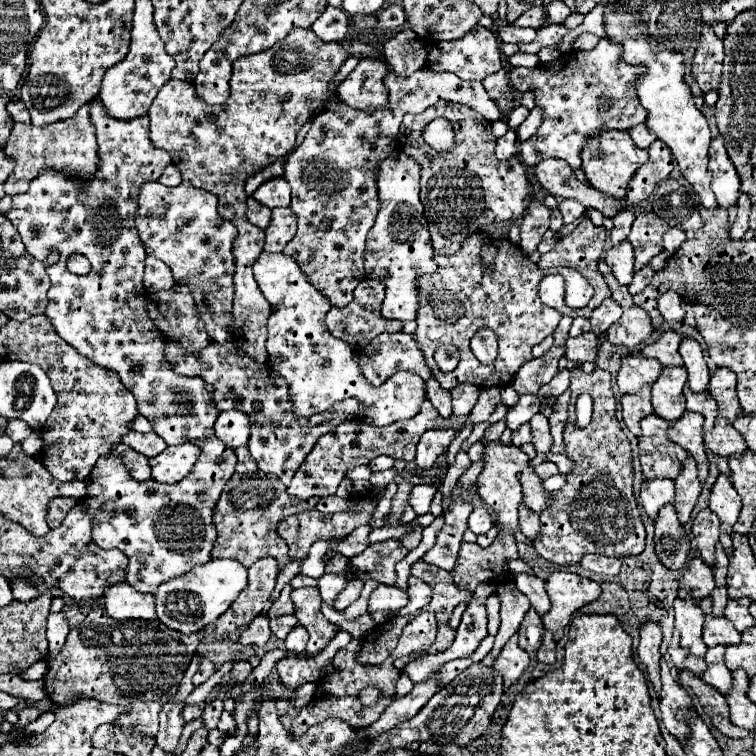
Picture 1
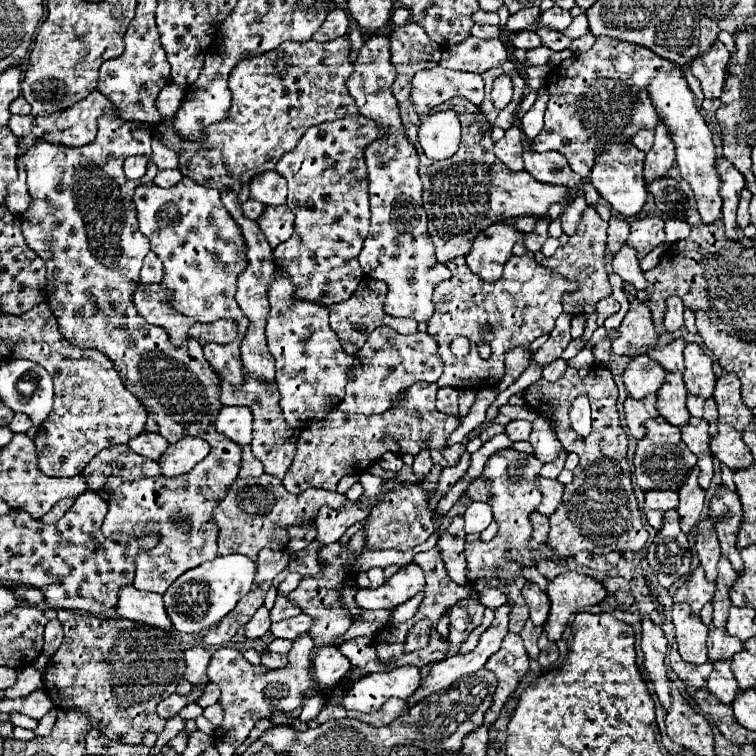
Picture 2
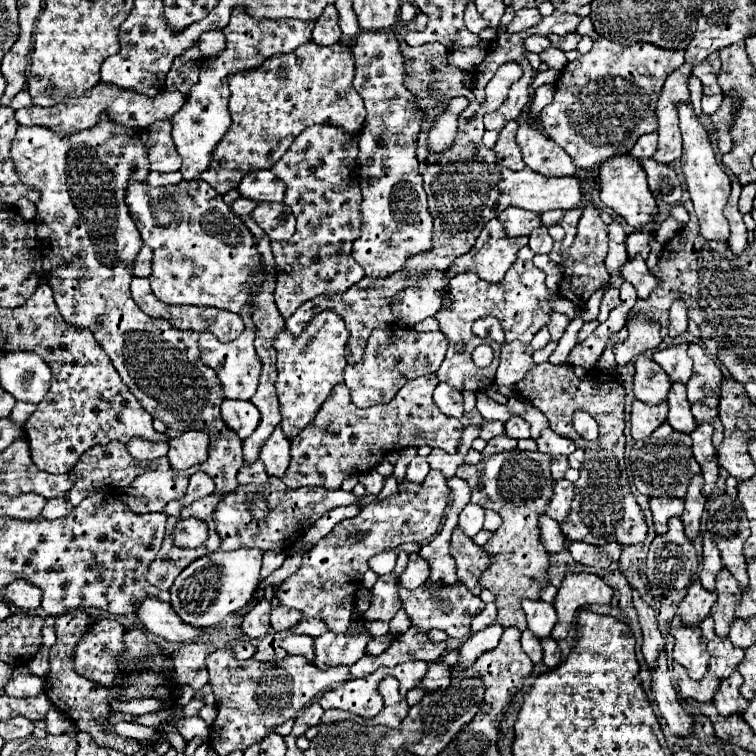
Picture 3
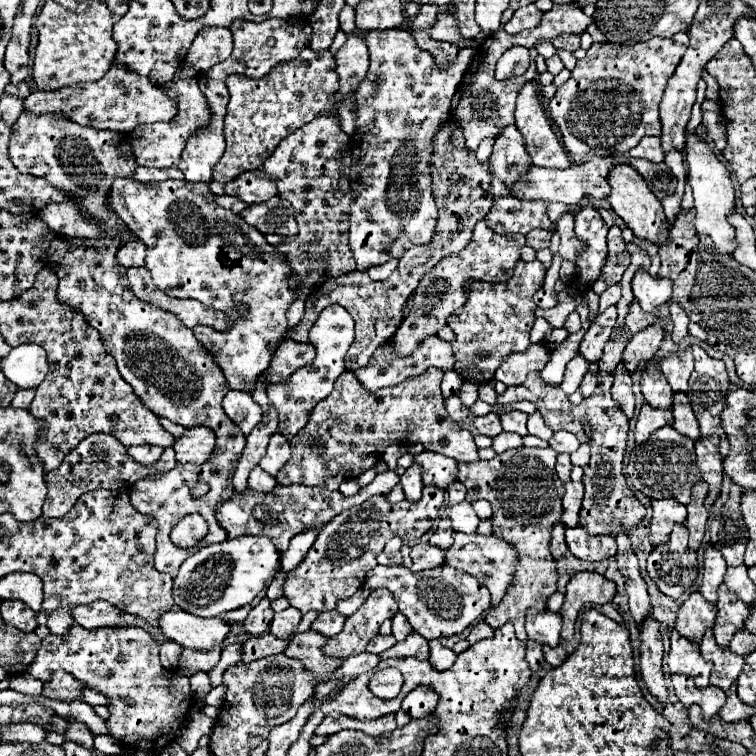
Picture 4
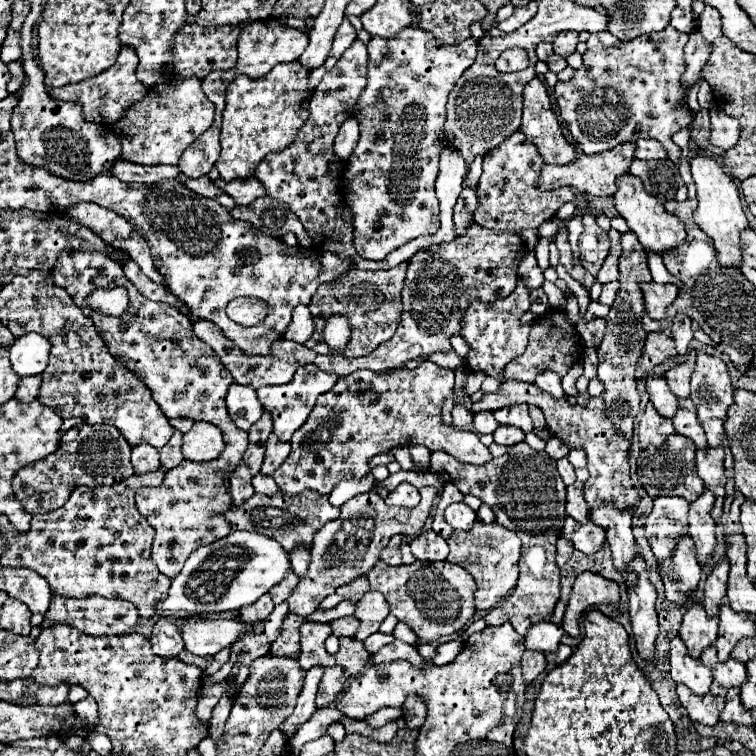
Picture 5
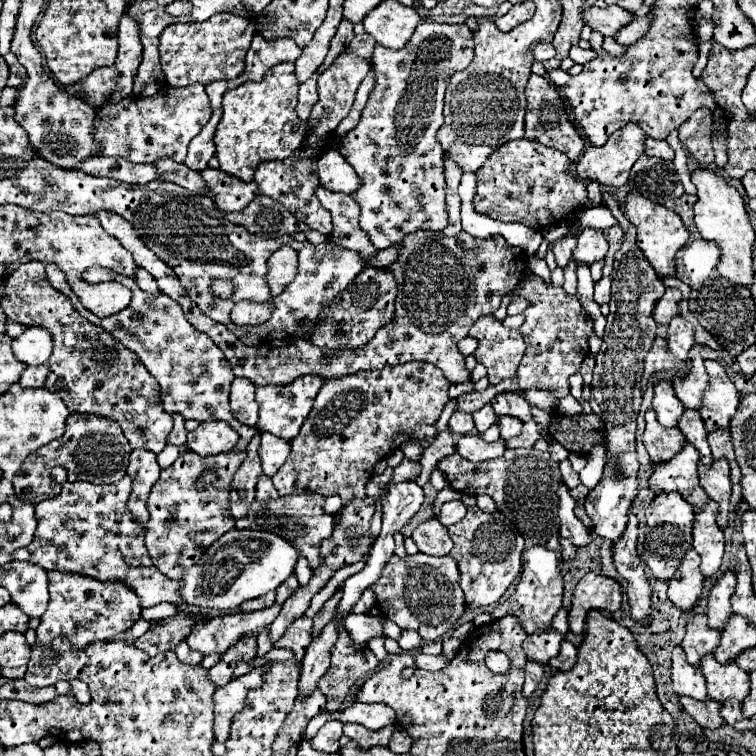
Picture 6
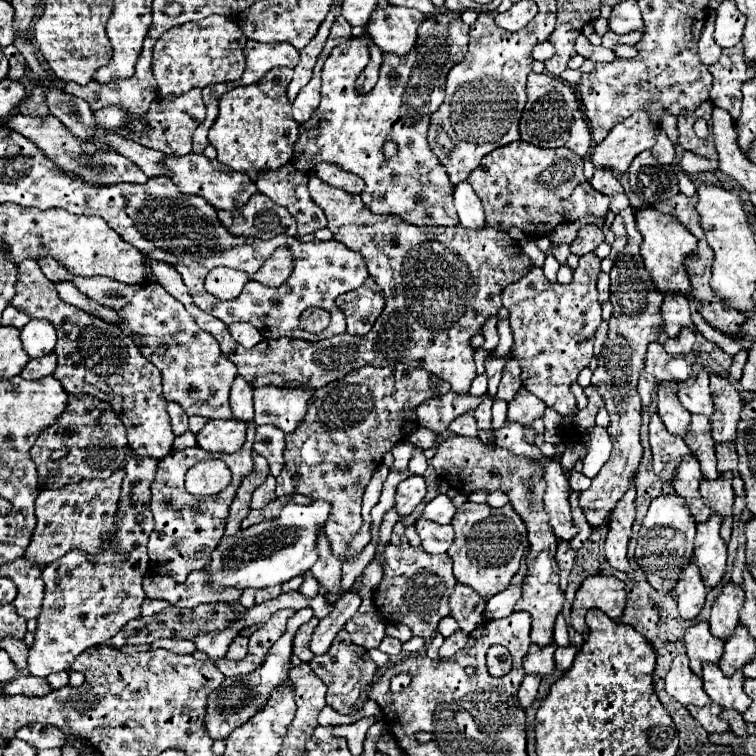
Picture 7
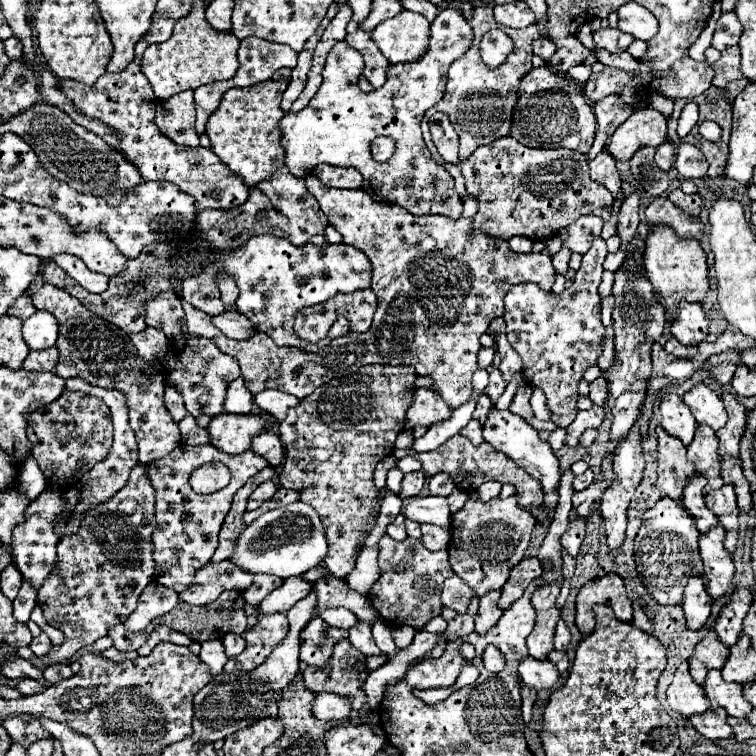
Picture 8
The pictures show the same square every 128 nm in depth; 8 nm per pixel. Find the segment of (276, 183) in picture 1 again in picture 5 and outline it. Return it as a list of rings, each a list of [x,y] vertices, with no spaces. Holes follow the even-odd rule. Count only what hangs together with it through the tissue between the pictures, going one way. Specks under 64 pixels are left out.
[[[250,176],[248,180],[224,182],[222,190],[224,190],[228,196],[234,198],[236,206],[246,206],[246,204],[250,204],[252,200],[256,200],[256,198],[260,198],[260,196],[266,194],[264,186],[262,186],[254,176]]]

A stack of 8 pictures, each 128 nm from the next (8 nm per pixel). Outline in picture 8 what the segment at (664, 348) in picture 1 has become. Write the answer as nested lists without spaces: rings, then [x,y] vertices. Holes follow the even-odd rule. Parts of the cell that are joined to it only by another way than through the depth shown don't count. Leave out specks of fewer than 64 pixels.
[[[704,382],[696,384],[688,394],[684,394],[682,400],[688,404],[688,408],[692,410],[698,424],[708,424],[716,432],[720,428],[724,428],[724,424],[728,420],[726,410],[724,410],[724,402]]]

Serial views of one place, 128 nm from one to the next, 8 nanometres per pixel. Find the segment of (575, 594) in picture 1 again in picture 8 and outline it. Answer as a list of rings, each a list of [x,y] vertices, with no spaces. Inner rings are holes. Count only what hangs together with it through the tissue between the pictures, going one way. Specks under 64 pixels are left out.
[[[606,574],[604,578],[596,578],[580,590],[580,594],[576,598],[576,610],[578,610],[576,626],[584,636],[592,634],[592,630],[596,626],[594,610],[592,610],[596,604],[612,606],[616,618],[622,622],[632,620],[632,602],[626,594],[622,576],[618,576],[618,574]]]

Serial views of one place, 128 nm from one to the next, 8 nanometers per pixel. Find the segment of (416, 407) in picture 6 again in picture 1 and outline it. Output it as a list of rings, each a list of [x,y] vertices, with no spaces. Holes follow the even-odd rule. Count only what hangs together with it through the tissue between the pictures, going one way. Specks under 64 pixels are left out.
[[[424,400],[422,410],[408,420],[398,420],[396,424],[390,424],[386,428],[376,428],[374,424],[360,424],[360,420],[344,420],[342,424],[336,426],[336,432],[324,434],[316,446],[312,448],[312,452],[304,458],[304,464],[300,464],[300,468],[296,470],[290,486],[286,488],[286,492],[290,496],[296,498],[310,498],[310,496],[330,496],[336,492],[340,480],[346,476],[348,470],[352,470],[358,464],[370,464],[376,456],[386,454],[392,458],[402,458],[412,462],[416,456],[416,444],[420,440],[420,436],[430,430],[430,428],[450,428],[452,422],[450,418],[442,418],[436,408],[432,408],[432,404],[428,400]]]

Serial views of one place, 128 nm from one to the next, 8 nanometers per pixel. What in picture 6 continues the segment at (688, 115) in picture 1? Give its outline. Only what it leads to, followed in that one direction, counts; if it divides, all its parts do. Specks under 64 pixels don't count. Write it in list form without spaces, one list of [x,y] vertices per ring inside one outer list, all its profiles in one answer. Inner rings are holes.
[[[696,170],[692,176],[694,186],[698,188],[698,202],[694,204],[694,222],[698,232],[702,234],[704,240],[716,242],[718,248],[722,250],[720,262],[718,262],[718,274],[732,284],[740,284],[750,288],[752,286],[752,252],[754,252],[754,230],[750,226],[744,200],[740,192],[724,182],[724,178],[716,176],[710,170]]]

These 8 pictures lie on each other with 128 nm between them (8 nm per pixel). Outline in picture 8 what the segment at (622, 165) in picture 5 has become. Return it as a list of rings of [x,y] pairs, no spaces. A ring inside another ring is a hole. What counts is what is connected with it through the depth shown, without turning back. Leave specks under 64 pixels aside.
[[[654,108],[636,110],[606,142],[608,152],[616,160],[630,160],[642,146],[660,146],[668,140],[668,120]]]

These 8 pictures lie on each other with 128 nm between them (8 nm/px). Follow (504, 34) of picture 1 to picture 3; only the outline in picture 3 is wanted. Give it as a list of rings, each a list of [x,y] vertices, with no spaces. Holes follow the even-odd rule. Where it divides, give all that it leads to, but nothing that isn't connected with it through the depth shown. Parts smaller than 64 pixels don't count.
[[[528,36],[526,42],[524,42],[524,46],[526,46],[528,52],[540,54],[540,52],[544,52],[546,48],[550,48],[550,40],[544,38],[544,36]]]

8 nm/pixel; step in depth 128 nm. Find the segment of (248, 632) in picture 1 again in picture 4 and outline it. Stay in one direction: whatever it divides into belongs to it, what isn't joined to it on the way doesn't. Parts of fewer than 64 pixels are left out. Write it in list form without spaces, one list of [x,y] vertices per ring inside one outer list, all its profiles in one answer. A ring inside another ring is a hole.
[[[262,598],[260,604],[254,606],[254,608],[250,610],[250,614],[246,616],[246,620],[244,620],[246,632],[248,632],[248,634],[254,634],[254,636],[264,634],[264,632],[268,630],[270,622],[272,622],[272,616],[274,616],[274,612],[272,612],[272,608],[270,608],[270,600],[268,600],[268,598]]]

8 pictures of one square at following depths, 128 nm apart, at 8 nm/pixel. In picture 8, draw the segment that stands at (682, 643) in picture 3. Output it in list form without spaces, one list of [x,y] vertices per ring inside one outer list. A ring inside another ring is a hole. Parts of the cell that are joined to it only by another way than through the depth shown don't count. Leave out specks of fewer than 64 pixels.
[[[682,662],[674,674],[672,684],[666,690],[666,700],[674,712],[680,712],[684,718],[702,714],[710,708],[704,688],[698,686],[688,674],[688,662]]]

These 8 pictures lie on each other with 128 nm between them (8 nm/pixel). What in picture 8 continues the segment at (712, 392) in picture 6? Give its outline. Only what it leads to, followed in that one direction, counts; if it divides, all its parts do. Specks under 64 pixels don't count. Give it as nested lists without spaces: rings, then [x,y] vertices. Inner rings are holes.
[[[728,392],[720,394],[724,404],[726,404],[726,412],[728,412],[728,422],[726,426],[716,432],[718,436],[718,442],[720,442],[720,452],[722,454],[730,454],[730,456],[738,456],[738,444],[742,440],[742,434],[744,434],[744,428],[746,428],[746,408]]]

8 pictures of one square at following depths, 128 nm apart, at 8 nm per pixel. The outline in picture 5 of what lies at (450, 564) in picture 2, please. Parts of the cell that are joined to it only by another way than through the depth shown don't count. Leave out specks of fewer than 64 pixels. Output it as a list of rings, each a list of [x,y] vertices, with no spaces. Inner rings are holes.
[[[474,520],[474,526],[468,532],[452,532],[452,536],[448,538],[448,546],[448,562],[468,570],[476,582],[476,610],[490,610],[516,586],[520,558],[520,538],[516,536],[516,532],[496,522],[484,524],[480,520]]]

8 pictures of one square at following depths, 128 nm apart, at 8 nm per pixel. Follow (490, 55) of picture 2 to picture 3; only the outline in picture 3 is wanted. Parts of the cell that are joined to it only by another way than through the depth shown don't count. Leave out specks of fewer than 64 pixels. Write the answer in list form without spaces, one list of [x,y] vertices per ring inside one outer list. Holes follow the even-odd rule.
[[[480,44],[478,48],[460,48],[460,50],[452,50],[448,54],[448,62],[456,68],[462,68],[462,70],[470,72],[484,60],[486,54],[488,54],[486,44]]]

